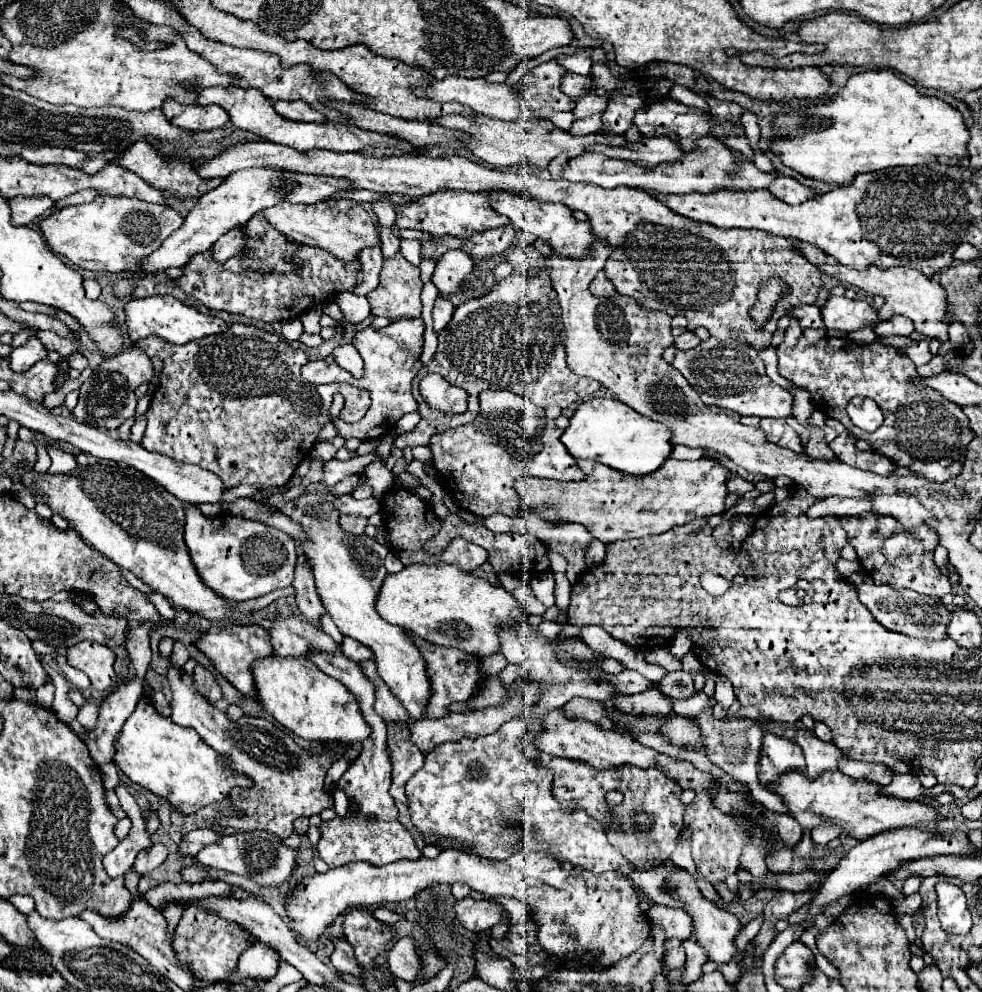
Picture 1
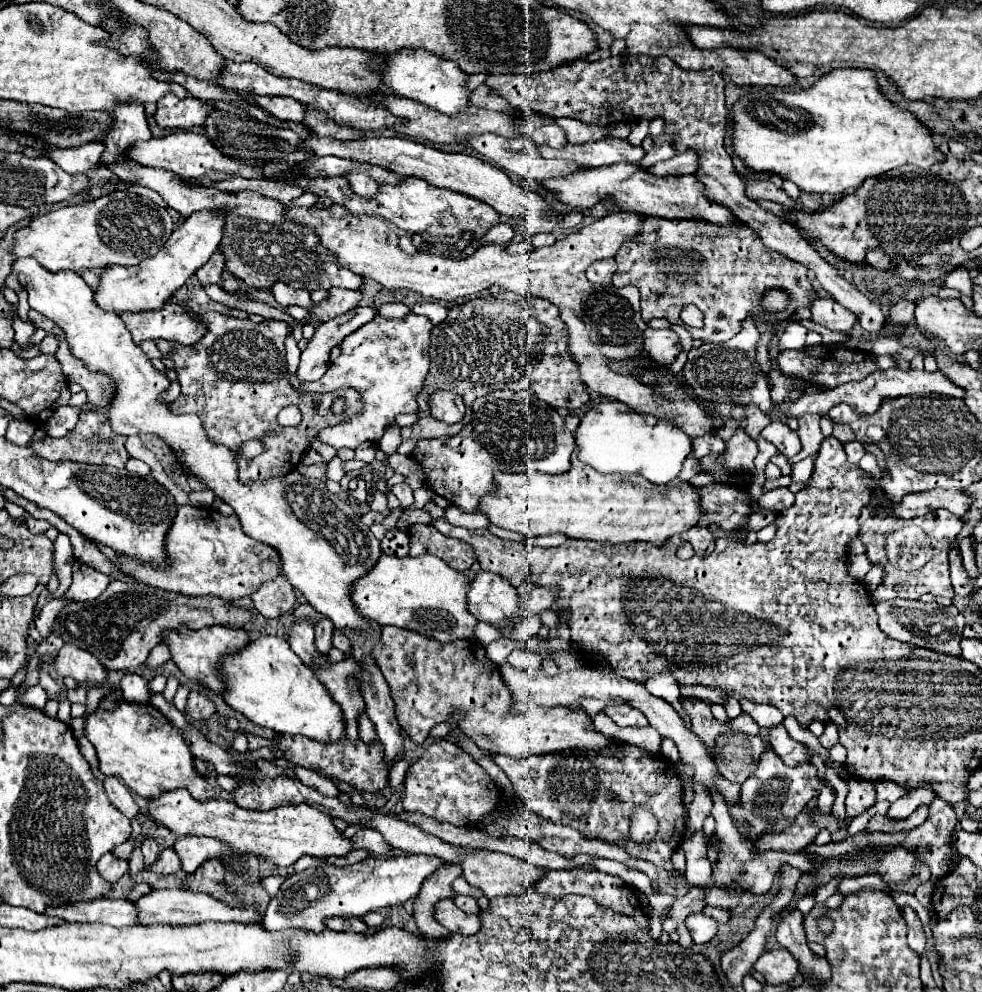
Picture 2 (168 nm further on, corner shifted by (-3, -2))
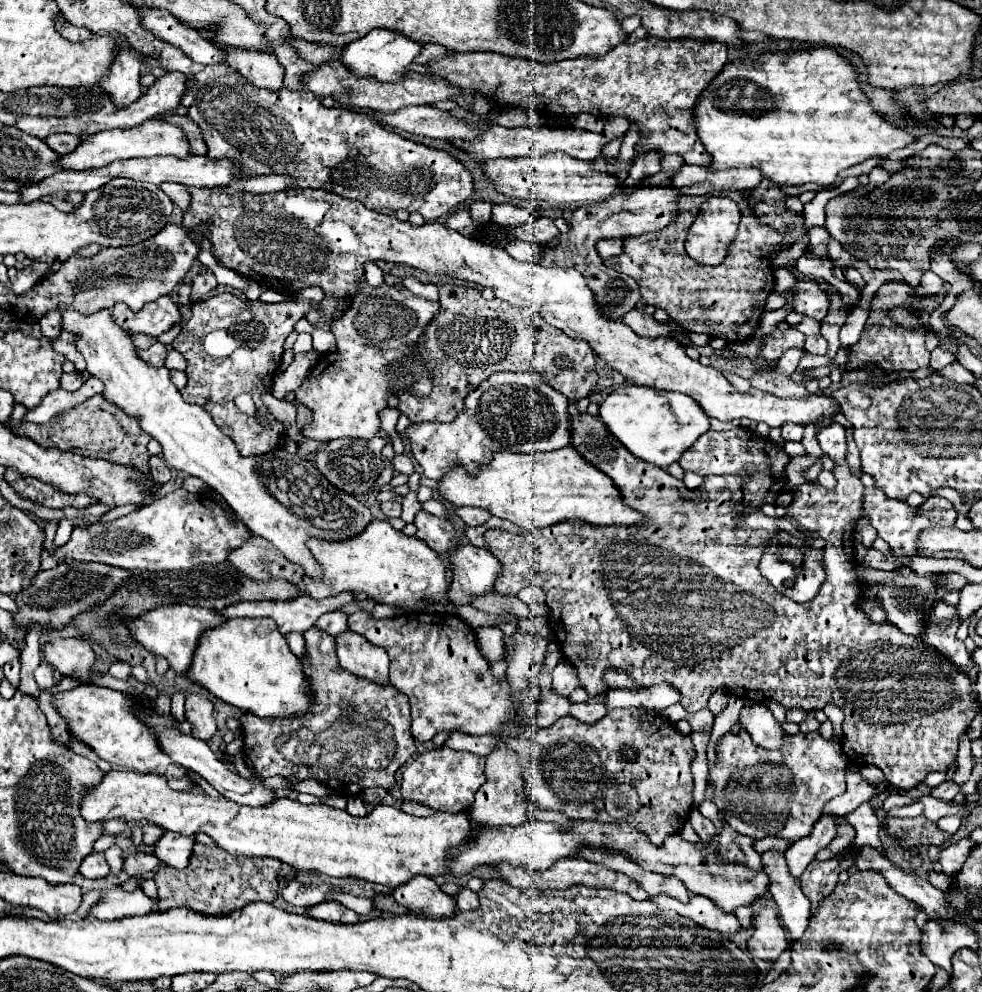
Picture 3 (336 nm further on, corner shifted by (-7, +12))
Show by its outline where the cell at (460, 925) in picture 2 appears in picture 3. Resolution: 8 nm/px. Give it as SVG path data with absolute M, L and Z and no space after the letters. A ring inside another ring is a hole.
M427 876L411 878L409 882L397 886L391 896L409 912L425 914L429 918L443 918L457 912L455 898L441 892L435 880Z

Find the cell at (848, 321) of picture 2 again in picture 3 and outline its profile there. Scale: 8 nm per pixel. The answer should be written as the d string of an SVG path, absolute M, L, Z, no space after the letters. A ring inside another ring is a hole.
M797 282L793 296L793 310L815 320L823 320L829 310L827 294L813 282Z

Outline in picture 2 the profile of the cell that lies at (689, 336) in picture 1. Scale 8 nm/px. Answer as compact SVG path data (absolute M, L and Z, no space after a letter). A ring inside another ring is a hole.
M647 328L645 334L643 334L643 346L659 362L673 364L677 360L677 356L681 354L679 338L675 336L673 330L653 330L653 328Z

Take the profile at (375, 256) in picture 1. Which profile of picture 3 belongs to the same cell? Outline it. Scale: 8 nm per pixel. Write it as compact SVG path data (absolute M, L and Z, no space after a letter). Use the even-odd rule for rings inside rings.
M217 294L191 306L191 320L183 324L181 334L171 344L187 360L185 374L189 384L181 390L183 400L203 406L221 432L237 444L241 456L265 454L281 446L281 438L285 436L283 426L267 410L261 396L263 392L269 392L271 376L275 376L275 370L281 364L285 338L307 310L309 304L301 300L263 304L259 300L247 302L233 294ZM243 392L253 398L257 412L267 418L267 428L259 424L257 416L247 416L235 406L235 396Z

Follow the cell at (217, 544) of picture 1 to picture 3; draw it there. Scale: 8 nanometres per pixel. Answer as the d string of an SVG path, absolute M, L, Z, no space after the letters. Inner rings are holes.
M183 488L169 492L167 496L139 508L123 518L107 524L75 526L67 544L55 548L53 560L75 562L103 562L127 570L185 570L199 564L219 564L227 560L227 554L241 546L251 532L241 520L229 520L227 512L205 494L191 494Z

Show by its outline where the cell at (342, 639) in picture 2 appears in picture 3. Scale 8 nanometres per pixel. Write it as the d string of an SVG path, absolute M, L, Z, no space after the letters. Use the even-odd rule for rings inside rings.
M335 610L335 612L325 612L325 614L317 620L315 628L327 632L329 636L339 636L341 632L347 630L347 614L339 612L339 610Z

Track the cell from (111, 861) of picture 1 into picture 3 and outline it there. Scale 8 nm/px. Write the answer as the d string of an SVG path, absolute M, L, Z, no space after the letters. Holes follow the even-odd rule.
M89 854L89 856L85 856L85 860L81 862L79 874L81 874L83 878L91 878L91 880L105 878L105 876L109 874L109 864L105 862L105 856L103 856L103 854Z

